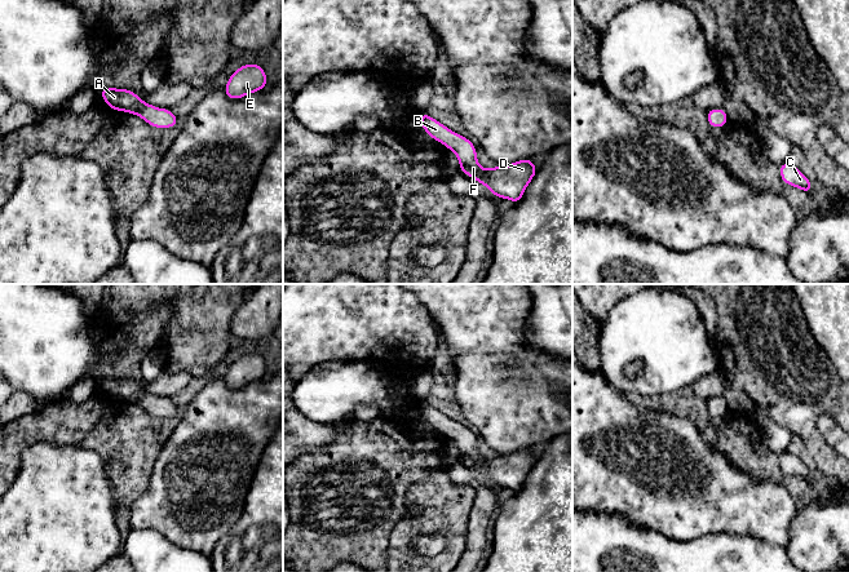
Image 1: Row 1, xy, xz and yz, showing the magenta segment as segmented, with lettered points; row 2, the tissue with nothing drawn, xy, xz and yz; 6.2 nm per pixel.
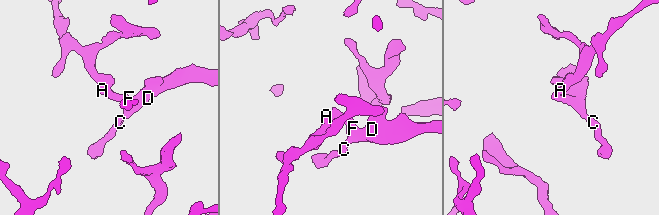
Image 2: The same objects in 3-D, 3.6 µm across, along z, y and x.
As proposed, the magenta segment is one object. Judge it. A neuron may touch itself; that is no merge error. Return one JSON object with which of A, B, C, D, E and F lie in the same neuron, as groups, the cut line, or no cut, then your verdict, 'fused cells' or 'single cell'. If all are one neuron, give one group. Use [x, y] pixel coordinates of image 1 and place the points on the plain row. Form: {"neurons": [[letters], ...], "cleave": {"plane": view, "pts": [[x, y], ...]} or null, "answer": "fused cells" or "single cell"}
{"neurons": [["A", "B", "C", "D", "E", "F"]], "cleave": null, "answer": "single cell"}

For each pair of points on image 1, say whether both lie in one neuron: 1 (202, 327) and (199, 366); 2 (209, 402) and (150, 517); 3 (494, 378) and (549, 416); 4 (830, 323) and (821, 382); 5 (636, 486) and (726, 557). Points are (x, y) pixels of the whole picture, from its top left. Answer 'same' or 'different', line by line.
1: same
2: same
3: same
4: different
5: different

